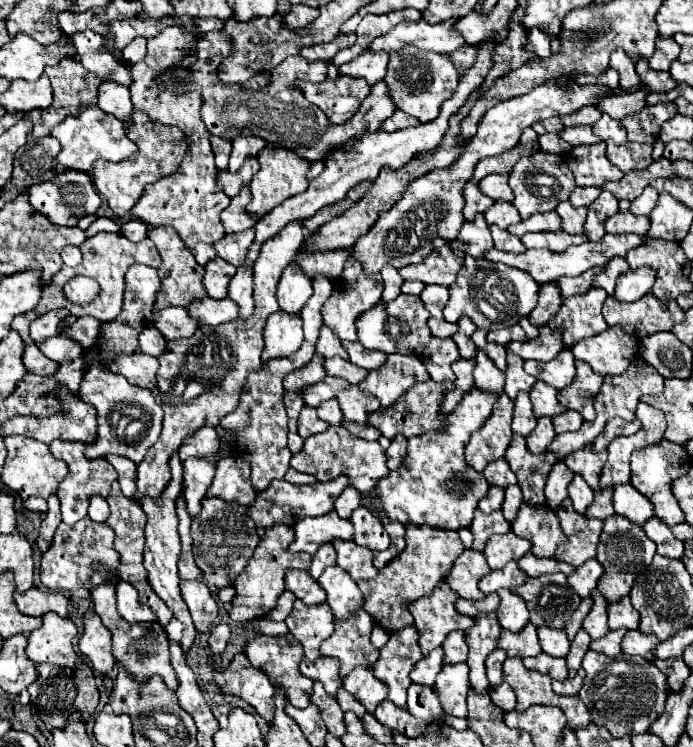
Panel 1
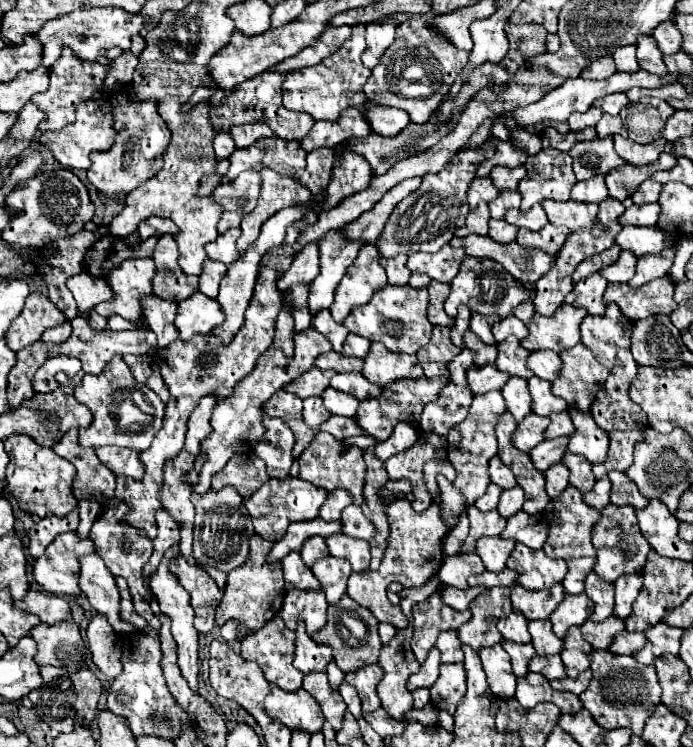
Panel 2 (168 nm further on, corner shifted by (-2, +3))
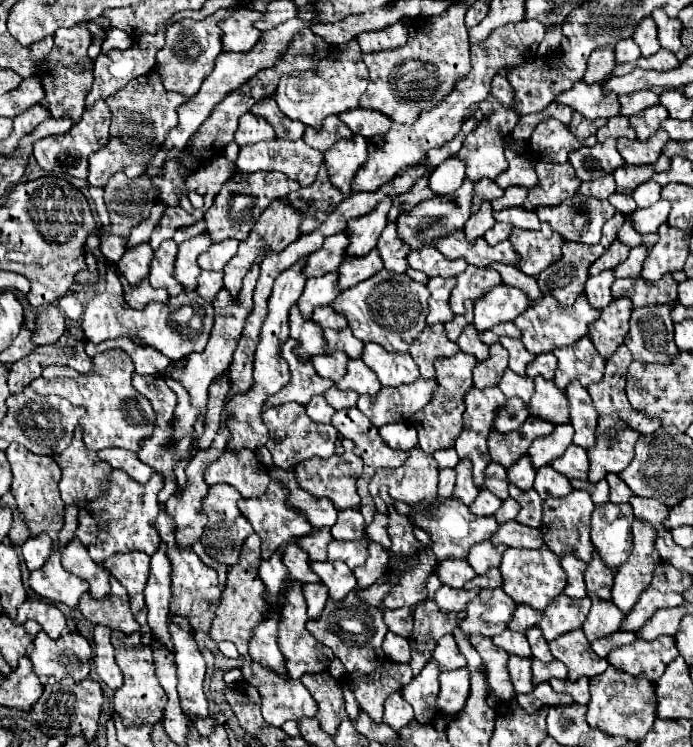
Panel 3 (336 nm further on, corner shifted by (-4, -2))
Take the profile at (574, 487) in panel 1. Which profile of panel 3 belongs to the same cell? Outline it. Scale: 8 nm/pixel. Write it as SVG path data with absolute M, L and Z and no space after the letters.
M571 444L563 456L555 458L551 462L551 466L561 472L563 476L567 476L569 480L577 478L577 480L587 480L587 472L589 472L589 458L587 458L587 452L581 450L579 446Z

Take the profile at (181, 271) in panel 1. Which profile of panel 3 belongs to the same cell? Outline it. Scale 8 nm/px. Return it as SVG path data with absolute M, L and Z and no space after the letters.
M165 240L153 260L151 260L151 270L149 270L149 282L153 288L163 288L169 292L169 296L179 296L183 290L183 286L179 286L179 282L175 282L173 278L173 270L175 270L175 254L177 254L177 244L173 240Z

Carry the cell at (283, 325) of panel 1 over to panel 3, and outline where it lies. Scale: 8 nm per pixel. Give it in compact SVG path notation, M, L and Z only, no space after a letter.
M329 272L325 276L319 278L311 278L305 284L305 290L297 302L299 312L303 314L303 318L311 318L313 310L317 306L327 306L335 300L335 296L339 294L337 288L337 272Z

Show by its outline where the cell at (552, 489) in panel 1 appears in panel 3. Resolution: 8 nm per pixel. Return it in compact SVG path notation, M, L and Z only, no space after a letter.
M547 464L547 466L537 470L535 490L545 500L545 498L551 498L551 496L567 496L573 490L573 486L571 486L569 478L563 478L563 474L555 472L555 468Z

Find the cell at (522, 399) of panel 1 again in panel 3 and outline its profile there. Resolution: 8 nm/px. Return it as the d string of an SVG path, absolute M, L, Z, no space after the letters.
M507 368L501 382L499 382L499 388L507 398L521 398L527 404L533 394L533 380L517 376Z

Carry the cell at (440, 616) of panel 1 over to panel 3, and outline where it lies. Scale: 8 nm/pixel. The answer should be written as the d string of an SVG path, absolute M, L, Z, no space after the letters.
M425 600L413 614L415 628L409 636L411 646L411 668L413 676L417 676L423 666L433 658L433 650L441 636L453 634L453 630L461 622L461 614L441 612L433 600Z

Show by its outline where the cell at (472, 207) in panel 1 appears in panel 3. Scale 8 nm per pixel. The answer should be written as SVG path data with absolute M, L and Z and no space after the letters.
M483 178L483 180L475 182L471 212L477 212L477 210L479 210L479 206L481 206L485 200L493 202L493 200L497 200L497 198L501 198L501 196L503 196L503 190L501 190L501 188L499 188L499 186L497 186L493 180Z

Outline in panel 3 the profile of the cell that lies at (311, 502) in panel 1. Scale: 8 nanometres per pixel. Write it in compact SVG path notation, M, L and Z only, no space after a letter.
M271 482L271 484L267 486L267 490L265 490L263 496L259 496L259 498L249 498L249 500L245 500L245 498L239 500L239 510L243 512L245 518L249 518L253 530L255 530L255 532L259 534L259 538L261 538L261 550L263 550L263 558L265 558L265 560L267 560L281 544L285 544L289 538L293 538L293 536L299 538L299 536L305 536L305 534L309 534L309 532L313 530L313 526L307 522L307 516L305 516L303 512L287 506L287 498L289 498L287 488L285 488L283 484L279 484L279 482Z

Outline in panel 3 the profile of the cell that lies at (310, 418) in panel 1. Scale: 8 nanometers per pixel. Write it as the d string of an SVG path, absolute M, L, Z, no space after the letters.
M315 396L311 398L311 402L305 406L307 408L307 414L313 422L321 422L321 424L327 424L331 422L331 416L333 416L333 408L325 402L323 396Z

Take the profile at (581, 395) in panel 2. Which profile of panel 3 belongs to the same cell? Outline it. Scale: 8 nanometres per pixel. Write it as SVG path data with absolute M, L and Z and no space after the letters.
M583 336L579 342L575 342L575 346L557 348L553 354L559 360L553 380L559 390L565 390L565 386L569 386L573 380L581 382L583 388L587 388L591 382L603 380L605 358L593 348L589 336Z

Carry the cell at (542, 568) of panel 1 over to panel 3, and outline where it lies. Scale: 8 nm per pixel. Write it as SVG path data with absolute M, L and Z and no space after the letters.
M547 546L537 548L537 550L507 548L499 570L503 574L503 590L517 604L527 604L537 610L547 608L555 600L555 596L559 596L563 592L563 588L567 584L567 574L563 574L563 568L559 566L559 558Z

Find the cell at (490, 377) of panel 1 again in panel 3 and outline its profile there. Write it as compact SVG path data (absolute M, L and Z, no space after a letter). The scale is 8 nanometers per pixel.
M469 324L469 326L463 330L463 334L457 338L457 346L459 346L461 352L465 352L465 354L473 354L479 362L487 360L489 346L483 344L483 342L479 340L479 334L477 334L477 330L475 330L473 324Z

